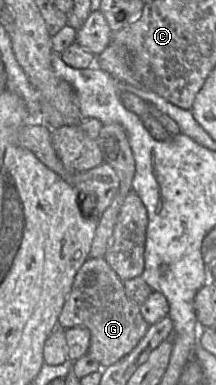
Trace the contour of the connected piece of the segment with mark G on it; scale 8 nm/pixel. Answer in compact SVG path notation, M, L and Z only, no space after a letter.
M88 258L75 275L71 291L58 318L58 327L86 327L91 334L87 355L107 368L129 354L149 328L140 306L125 294L124 284L103 258Z

